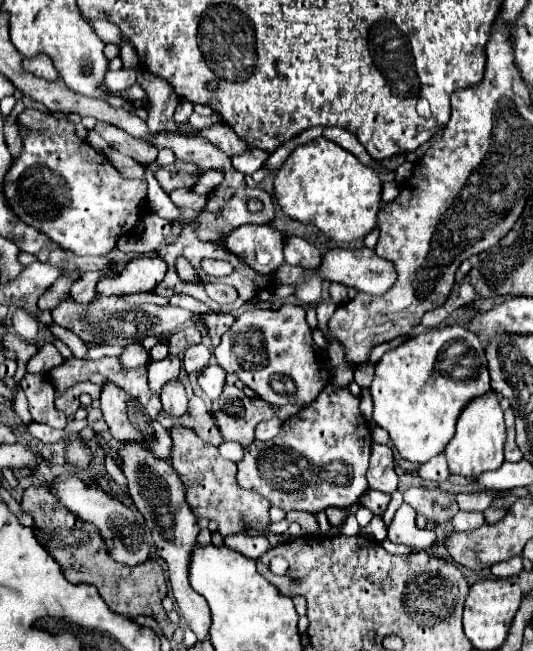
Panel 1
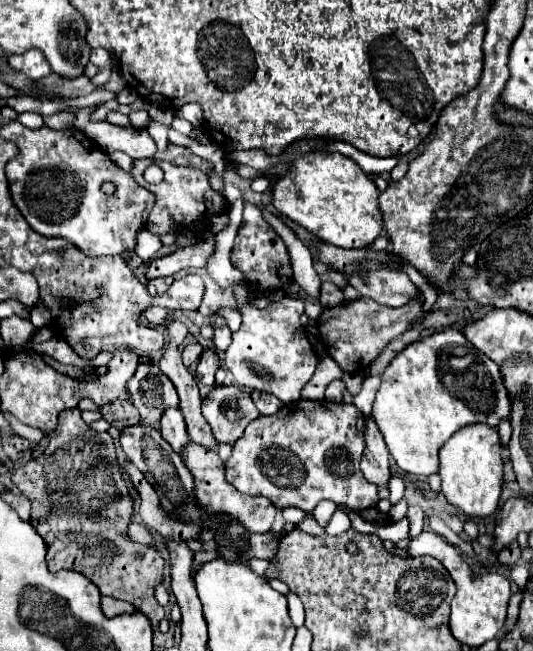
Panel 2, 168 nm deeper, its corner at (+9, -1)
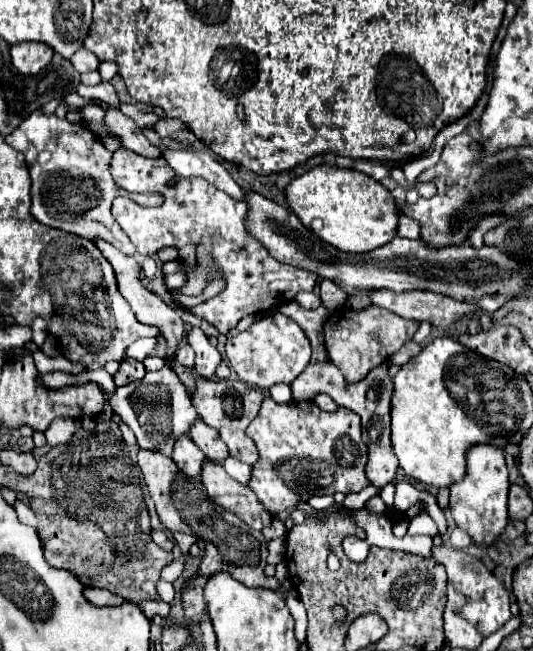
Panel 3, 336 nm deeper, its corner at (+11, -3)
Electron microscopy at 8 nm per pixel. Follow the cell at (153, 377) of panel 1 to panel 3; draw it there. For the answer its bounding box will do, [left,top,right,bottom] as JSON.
[109,364,197,456]

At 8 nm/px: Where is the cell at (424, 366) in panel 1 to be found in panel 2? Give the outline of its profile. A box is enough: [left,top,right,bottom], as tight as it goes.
[369,328,509,476]

